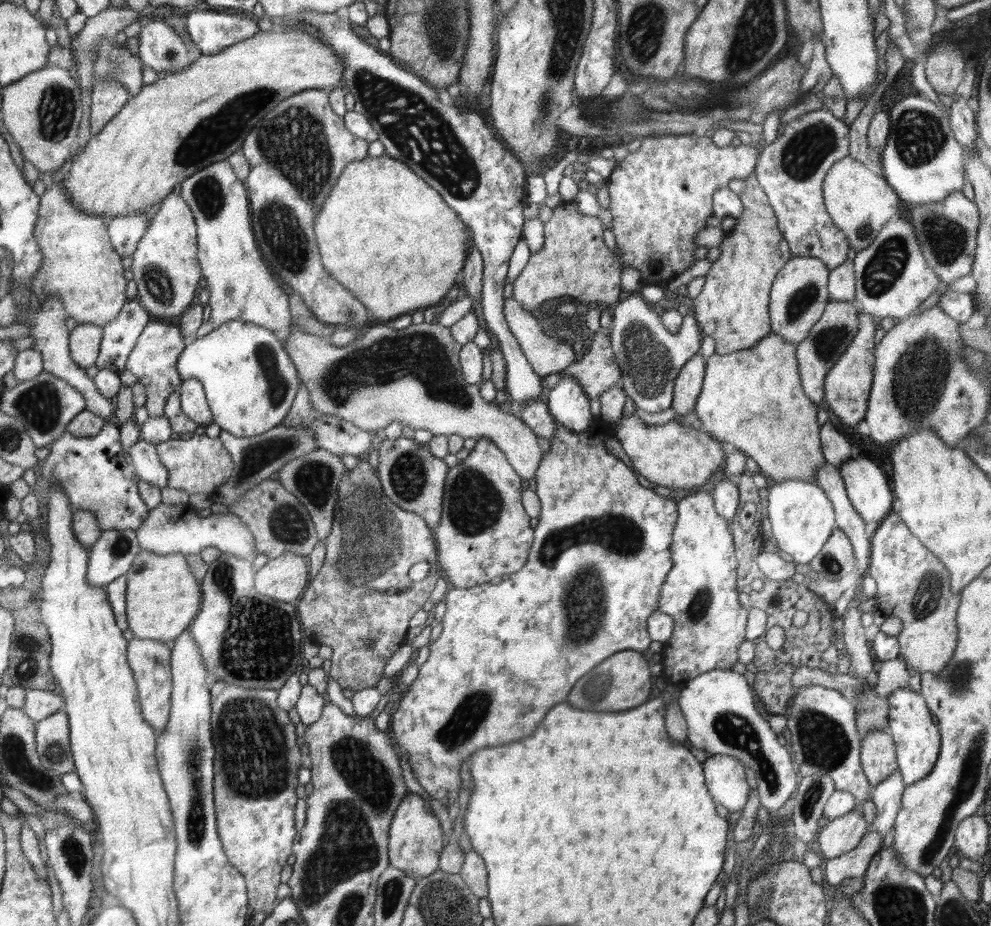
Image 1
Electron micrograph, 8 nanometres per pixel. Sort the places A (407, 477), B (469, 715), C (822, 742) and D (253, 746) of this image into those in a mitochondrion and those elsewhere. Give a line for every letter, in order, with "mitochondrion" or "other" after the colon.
A: mitochondrion
B: mitochondrion
C: mitochondrion
D: mitochondrion

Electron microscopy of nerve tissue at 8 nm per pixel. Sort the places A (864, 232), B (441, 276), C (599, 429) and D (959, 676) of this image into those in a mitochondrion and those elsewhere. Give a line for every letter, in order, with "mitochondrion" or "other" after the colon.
A: mitochondrion
B: other
C: other
D: mitochondrion

